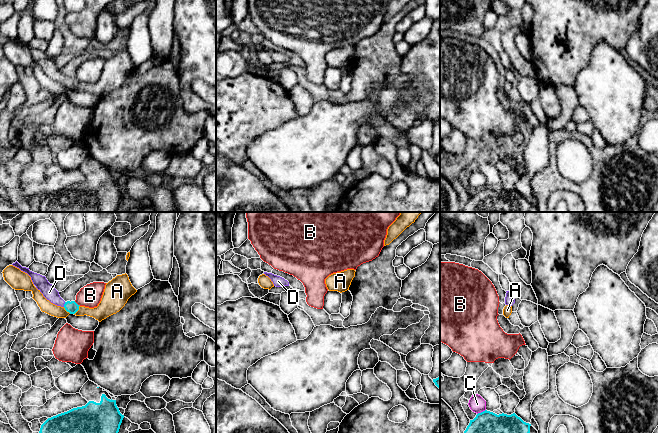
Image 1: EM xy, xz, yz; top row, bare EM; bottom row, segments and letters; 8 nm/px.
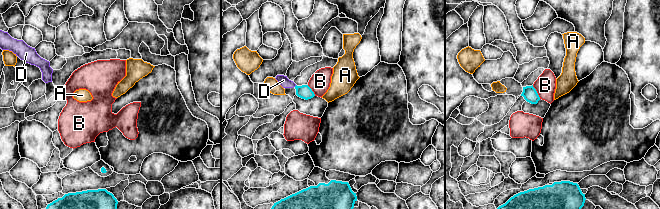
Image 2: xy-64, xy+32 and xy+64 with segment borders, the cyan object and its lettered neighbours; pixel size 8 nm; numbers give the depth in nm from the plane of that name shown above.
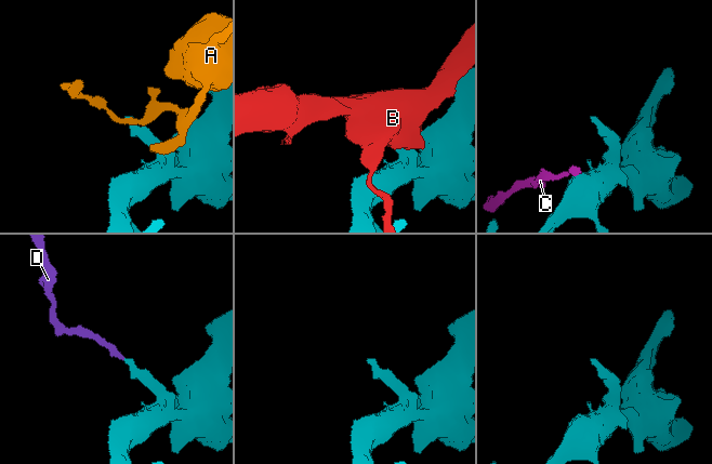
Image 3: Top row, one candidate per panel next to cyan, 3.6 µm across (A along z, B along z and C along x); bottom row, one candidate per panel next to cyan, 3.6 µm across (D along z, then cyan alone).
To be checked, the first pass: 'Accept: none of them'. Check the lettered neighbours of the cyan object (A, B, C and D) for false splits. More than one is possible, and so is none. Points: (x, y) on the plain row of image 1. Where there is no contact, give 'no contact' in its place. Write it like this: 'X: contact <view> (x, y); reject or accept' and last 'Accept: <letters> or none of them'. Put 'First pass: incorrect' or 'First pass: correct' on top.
First pass: incorrect
A: contact xy (77, 86); reject
B: contact xy (76, 79); reject
C: contact yz (481, 188); reject
D: contact xy (64, 80); accept
Accept: D

